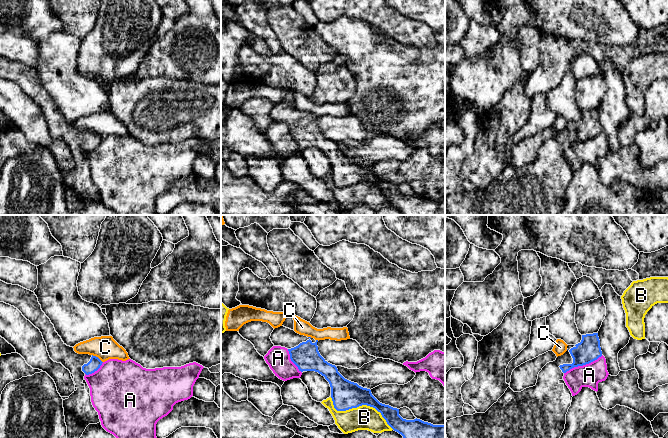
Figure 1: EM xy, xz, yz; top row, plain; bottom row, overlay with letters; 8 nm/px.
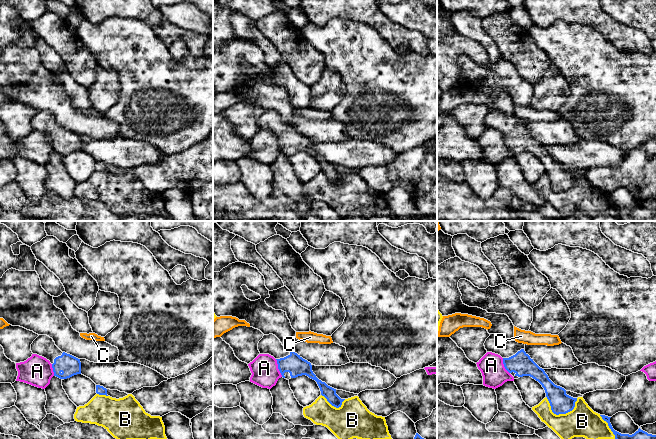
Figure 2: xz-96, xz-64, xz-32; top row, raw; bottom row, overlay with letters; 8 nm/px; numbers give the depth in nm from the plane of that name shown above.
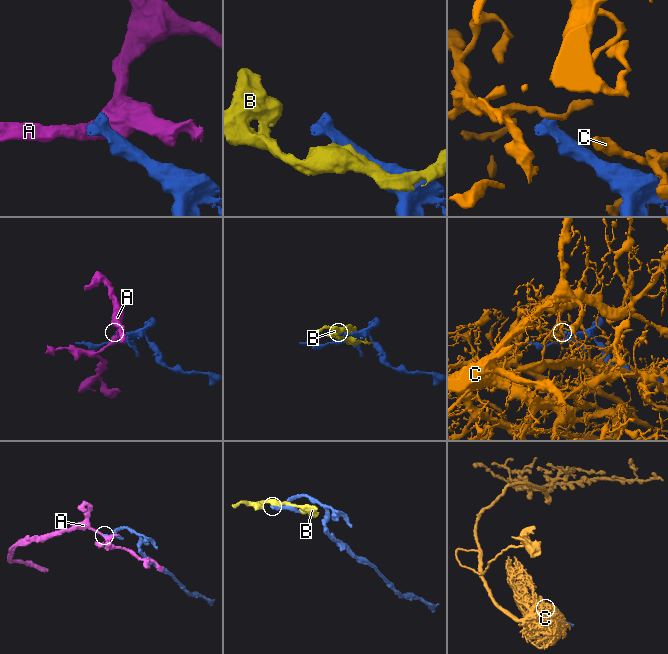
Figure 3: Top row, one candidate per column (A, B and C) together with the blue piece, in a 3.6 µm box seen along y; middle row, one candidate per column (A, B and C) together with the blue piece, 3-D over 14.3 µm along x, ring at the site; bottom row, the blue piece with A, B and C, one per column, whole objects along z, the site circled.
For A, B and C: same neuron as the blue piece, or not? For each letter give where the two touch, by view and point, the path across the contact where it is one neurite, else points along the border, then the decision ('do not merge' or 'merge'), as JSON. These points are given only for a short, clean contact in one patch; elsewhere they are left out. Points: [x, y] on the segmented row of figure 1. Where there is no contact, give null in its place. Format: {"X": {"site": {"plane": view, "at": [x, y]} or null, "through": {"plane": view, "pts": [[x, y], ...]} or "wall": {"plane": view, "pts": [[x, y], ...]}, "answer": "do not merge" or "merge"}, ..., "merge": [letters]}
{"A": {"site": {"plane": "yz", "at": [583, 364]}, "answer": "do not merge"}, "B": {"site": {"plane": "xz", "at": [360, 405]}, "answer": "do not merge"}, "C": {"site": {"plane": "xy", "at": [97, 357]}, "answer": "do not merge"}, "merge": []}

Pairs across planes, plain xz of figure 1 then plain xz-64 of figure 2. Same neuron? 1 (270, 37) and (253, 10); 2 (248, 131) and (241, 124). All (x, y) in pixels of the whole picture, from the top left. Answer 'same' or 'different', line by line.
1: different
2: different

